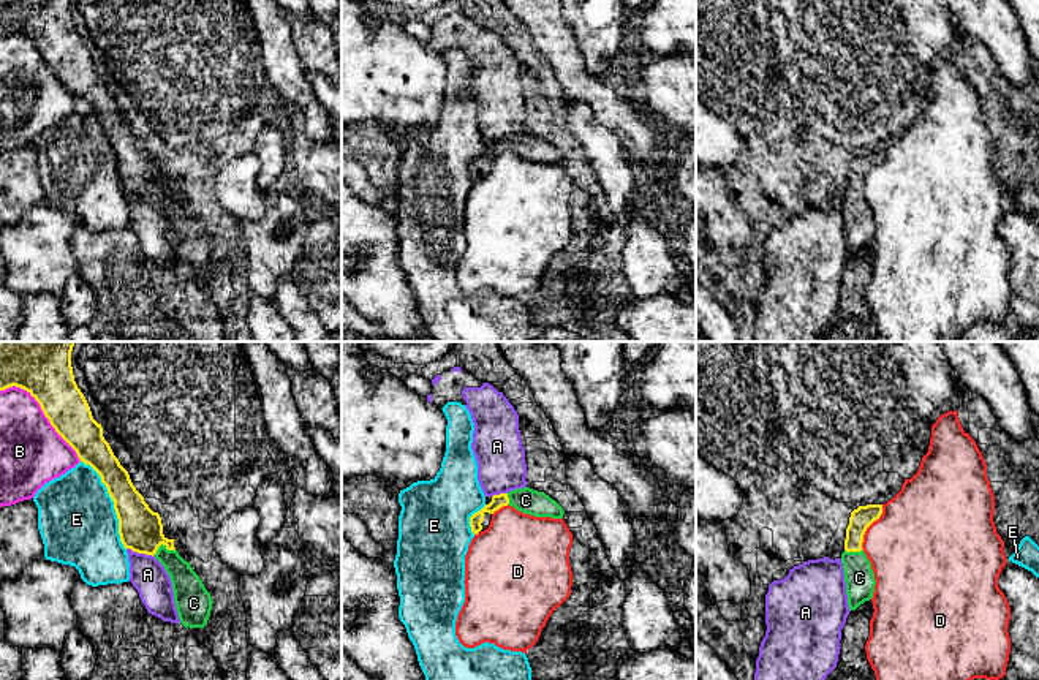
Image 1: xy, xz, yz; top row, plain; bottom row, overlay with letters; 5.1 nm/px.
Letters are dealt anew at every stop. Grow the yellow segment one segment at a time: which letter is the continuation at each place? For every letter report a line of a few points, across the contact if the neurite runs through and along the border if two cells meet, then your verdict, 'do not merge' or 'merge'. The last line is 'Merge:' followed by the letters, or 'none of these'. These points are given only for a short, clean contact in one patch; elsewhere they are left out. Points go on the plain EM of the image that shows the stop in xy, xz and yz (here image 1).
A: do not merge
B: do not merge
C: line xy (141, 176), (154, 188), (163, 190), (187, 233); merge
D: do not merge
E: do not merge
Merge: C

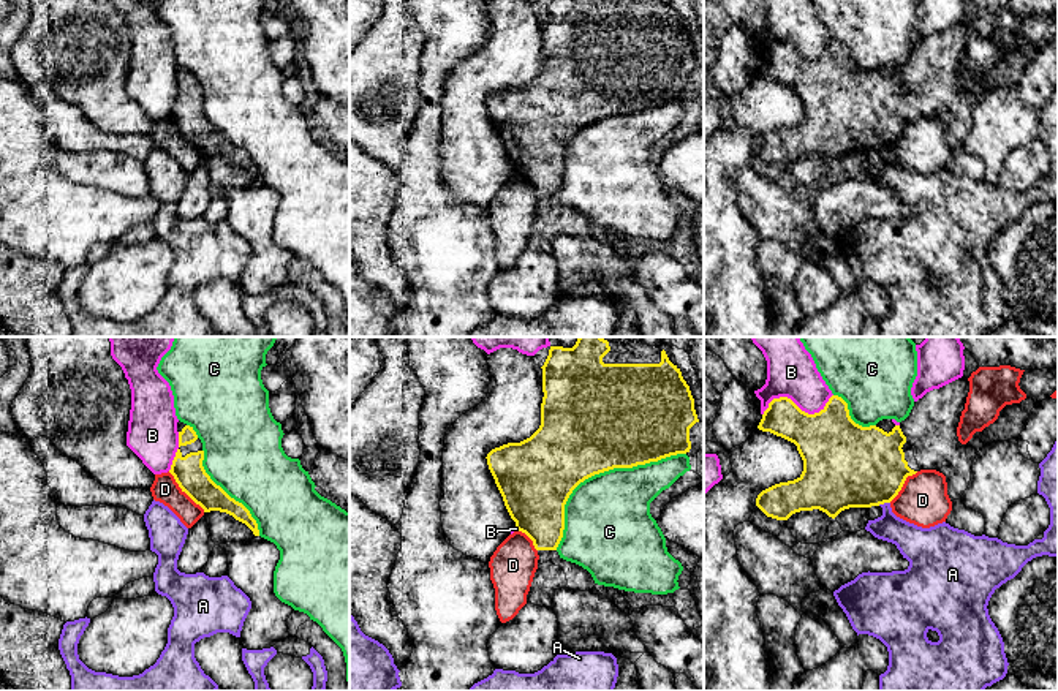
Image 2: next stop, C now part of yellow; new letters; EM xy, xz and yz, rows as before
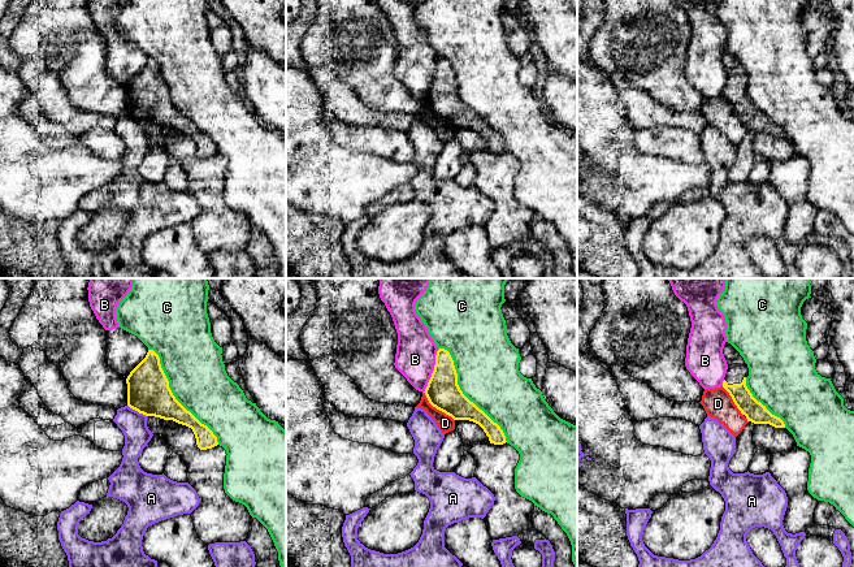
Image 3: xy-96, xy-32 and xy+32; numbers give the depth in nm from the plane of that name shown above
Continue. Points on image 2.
A: line yz (889, 147), (878, 151); do not merge
B: do not merge
C: do not merge
D: line xy (168, 117), (204, 157); do not merge
Merge: none of these

